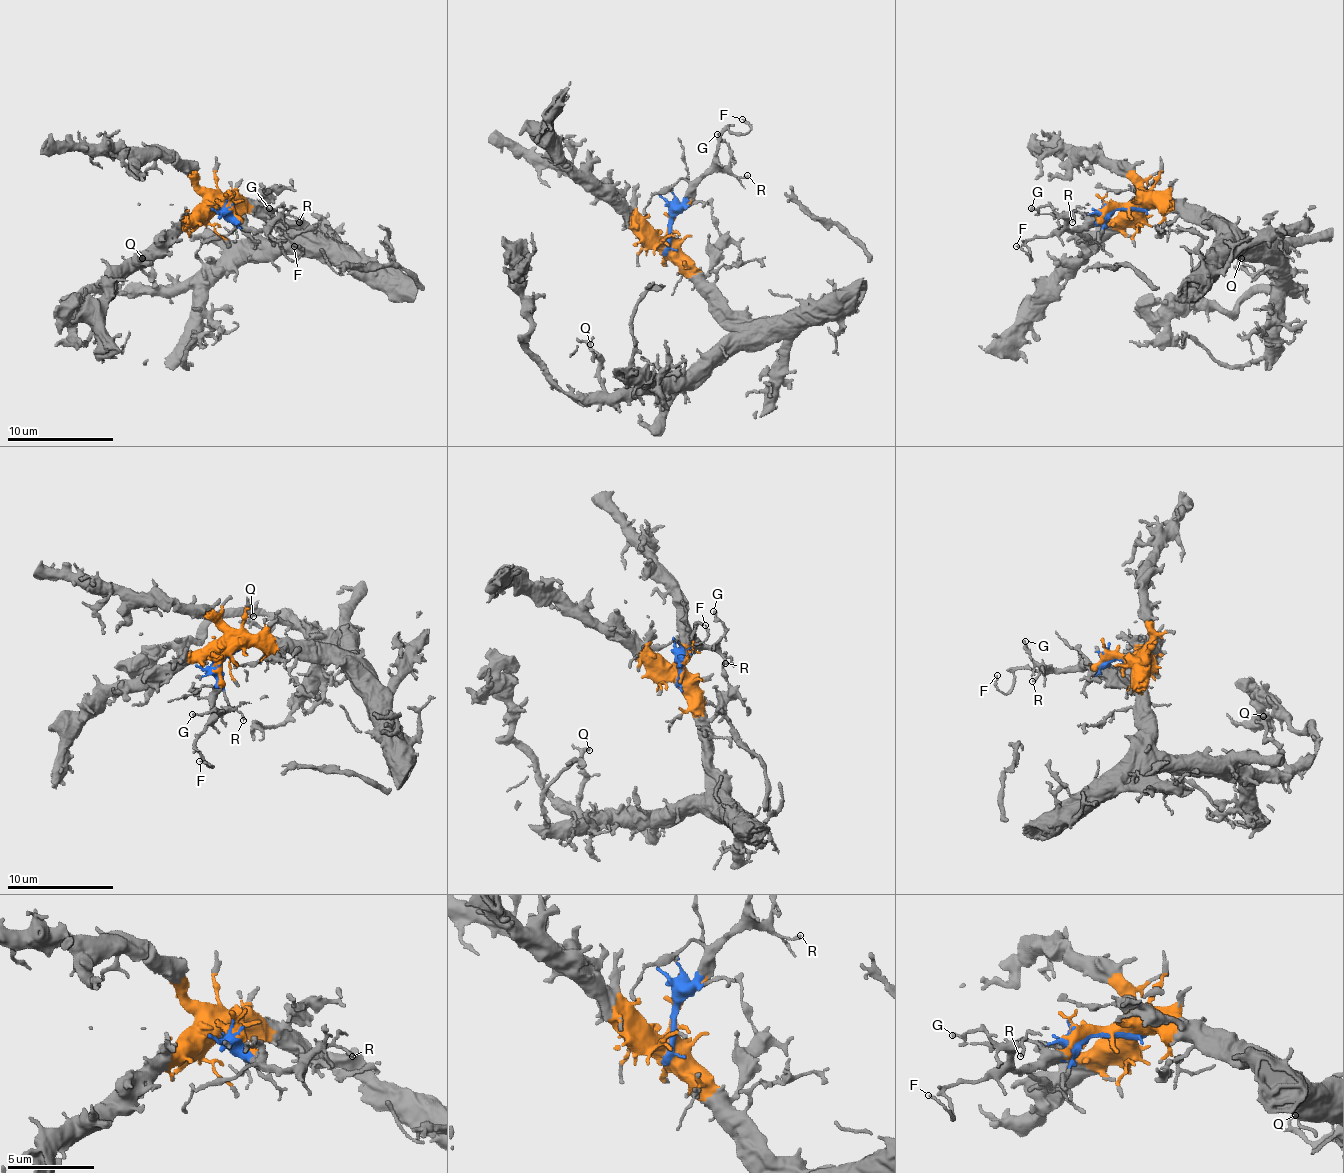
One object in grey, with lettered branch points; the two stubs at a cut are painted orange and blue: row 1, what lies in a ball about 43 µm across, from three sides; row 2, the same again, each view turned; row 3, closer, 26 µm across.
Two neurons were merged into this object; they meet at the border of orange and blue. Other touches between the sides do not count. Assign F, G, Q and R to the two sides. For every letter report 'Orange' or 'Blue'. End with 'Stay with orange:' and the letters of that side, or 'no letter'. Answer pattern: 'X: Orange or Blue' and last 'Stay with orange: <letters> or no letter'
F: Blue
G: Blue
Q: Orange
R: Blue
Stay with orange: Q

